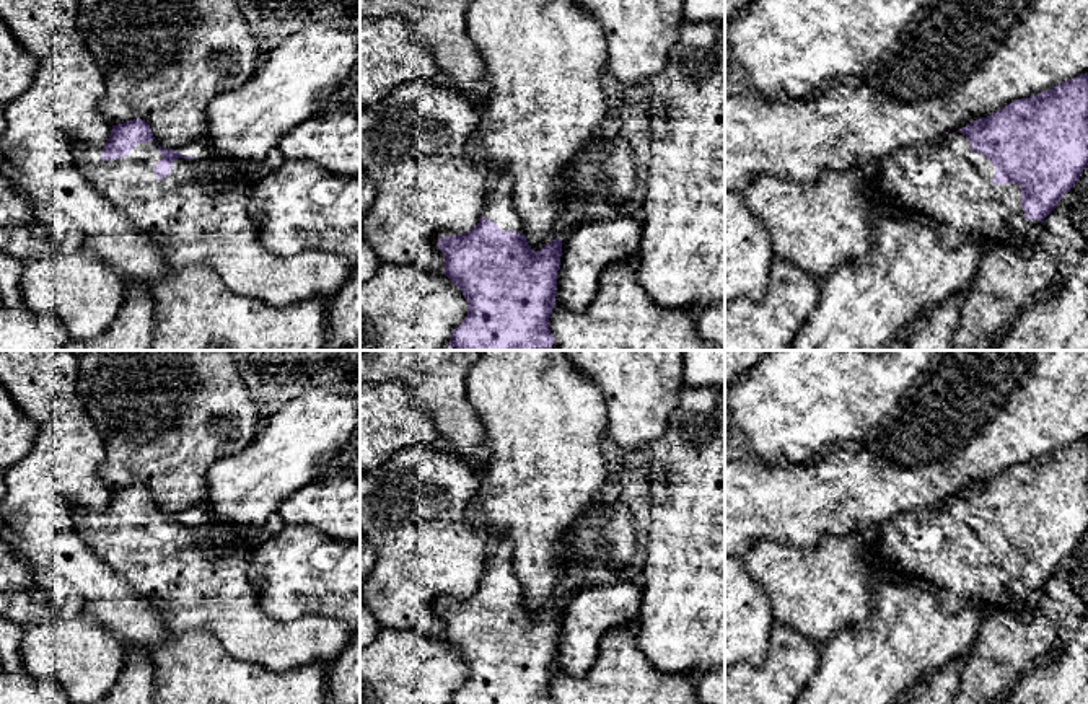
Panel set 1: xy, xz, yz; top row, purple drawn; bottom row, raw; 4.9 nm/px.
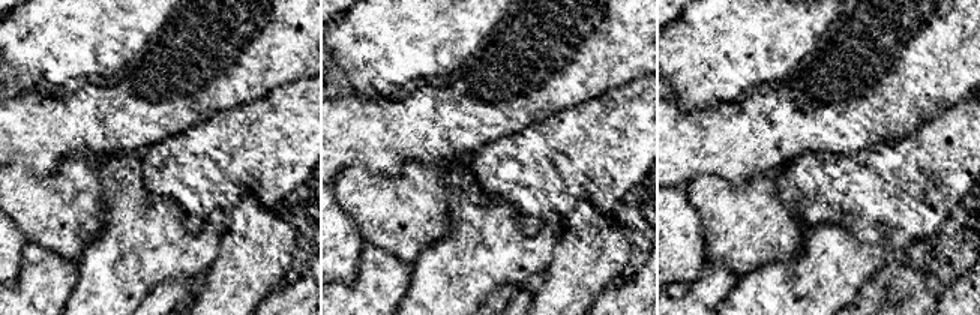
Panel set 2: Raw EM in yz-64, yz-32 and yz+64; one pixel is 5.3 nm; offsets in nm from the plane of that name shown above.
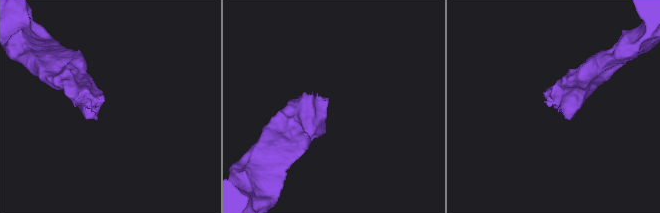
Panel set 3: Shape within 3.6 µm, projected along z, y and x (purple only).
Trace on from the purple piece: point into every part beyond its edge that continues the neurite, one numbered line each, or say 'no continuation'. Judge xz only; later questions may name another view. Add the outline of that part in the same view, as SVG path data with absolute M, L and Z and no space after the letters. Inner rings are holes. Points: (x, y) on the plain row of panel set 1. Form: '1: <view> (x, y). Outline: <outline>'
1: xz (499, 572). Outline: M502 539L489 548L485 572L482 577L485 585L492 585L502 596L515 596L521 600L521 582L511 565L511 544Z

